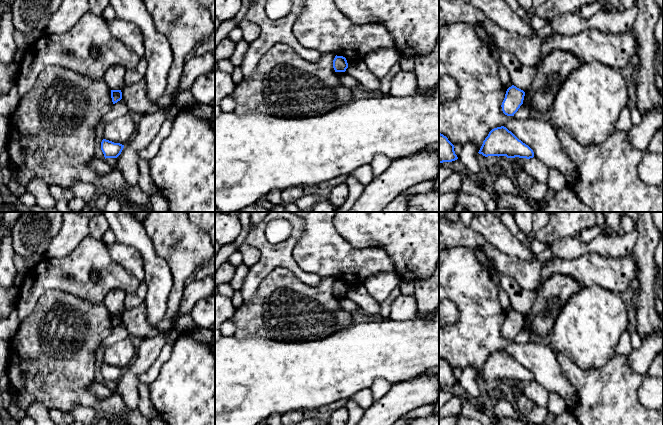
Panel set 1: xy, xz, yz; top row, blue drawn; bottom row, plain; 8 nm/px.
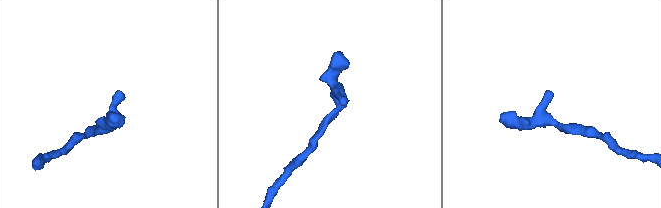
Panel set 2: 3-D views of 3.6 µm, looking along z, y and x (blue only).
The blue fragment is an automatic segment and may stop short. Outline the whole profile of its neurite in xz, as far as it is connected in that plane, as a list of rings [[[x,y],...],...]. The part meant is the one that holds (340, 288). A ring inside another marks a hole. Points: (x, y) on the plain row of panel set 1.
[[[335,280],[333,284],[333,292],[335,296],[345,296],[348,292],[348,287],[345,281],[343,280]]]

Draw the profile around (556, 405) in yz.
[[[549,392],[549,400],[546,407],[549,413],[555,416],[562,414],[568,409],[563,397],[556,392]]]

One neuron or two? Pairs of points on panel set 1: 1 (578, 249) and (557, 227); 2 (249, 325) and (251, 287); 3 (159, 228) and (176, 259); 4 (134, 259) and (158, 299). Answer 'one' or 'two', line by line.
1: two
2: two
3: one
4: two

